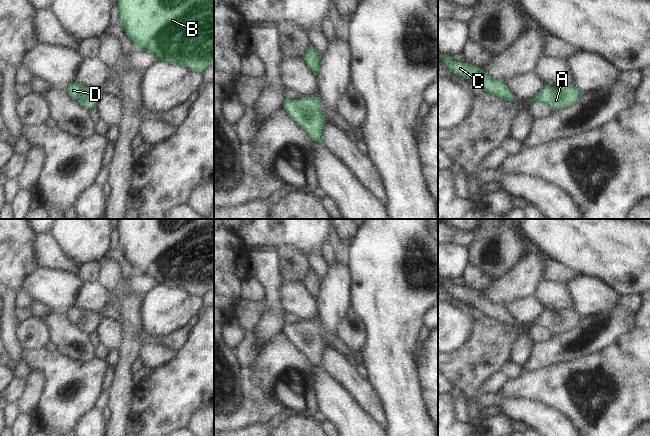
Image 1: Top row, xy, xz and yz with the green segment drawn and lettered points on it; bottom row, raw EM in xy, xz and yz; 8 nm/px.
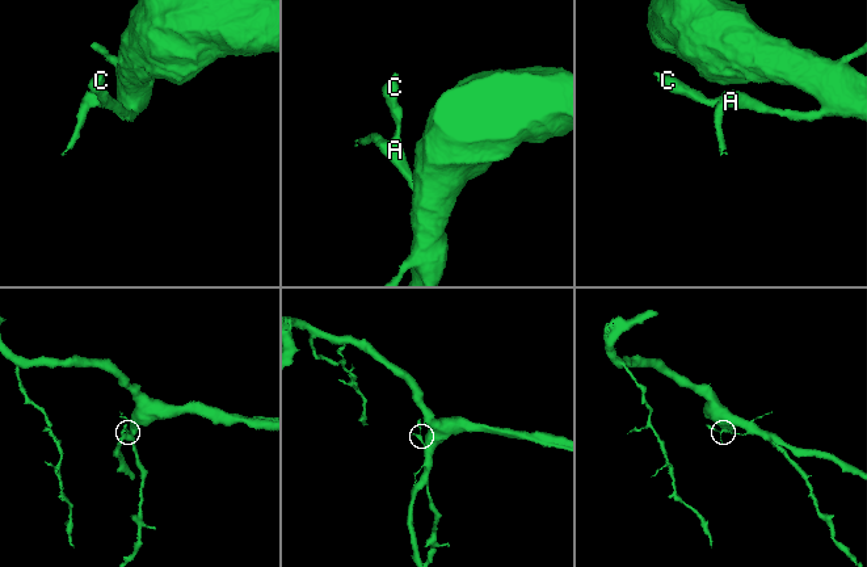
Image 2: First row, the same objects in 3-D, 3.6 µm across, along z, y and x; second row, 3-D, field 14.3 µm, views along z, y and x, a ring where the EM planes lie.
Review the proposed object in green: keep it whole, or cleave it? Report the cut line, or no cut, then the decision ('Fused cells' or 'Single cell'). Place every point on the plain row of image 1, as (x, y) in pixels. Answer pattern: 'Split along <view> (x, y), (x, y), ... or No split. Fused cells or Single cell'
No split. Single cell

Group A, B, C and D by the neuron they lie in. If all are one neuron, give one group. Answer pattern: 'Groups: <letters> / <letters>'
Groups: A B C D

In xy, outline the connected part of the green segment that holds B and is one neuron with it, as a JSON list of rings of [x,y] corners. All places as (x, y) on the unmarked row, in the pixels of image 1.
[[[118,219],[117,239],[135,274],[148,275],[158,285],[183,289],[197,297],[214,290],[214,219]]]

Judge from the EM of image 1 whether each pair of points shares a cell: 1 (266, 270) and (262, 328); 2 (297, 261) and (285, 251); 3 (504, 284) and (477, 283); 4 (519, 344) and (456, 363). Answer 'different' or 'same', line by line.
1: same
2: same
3: different
4: different

